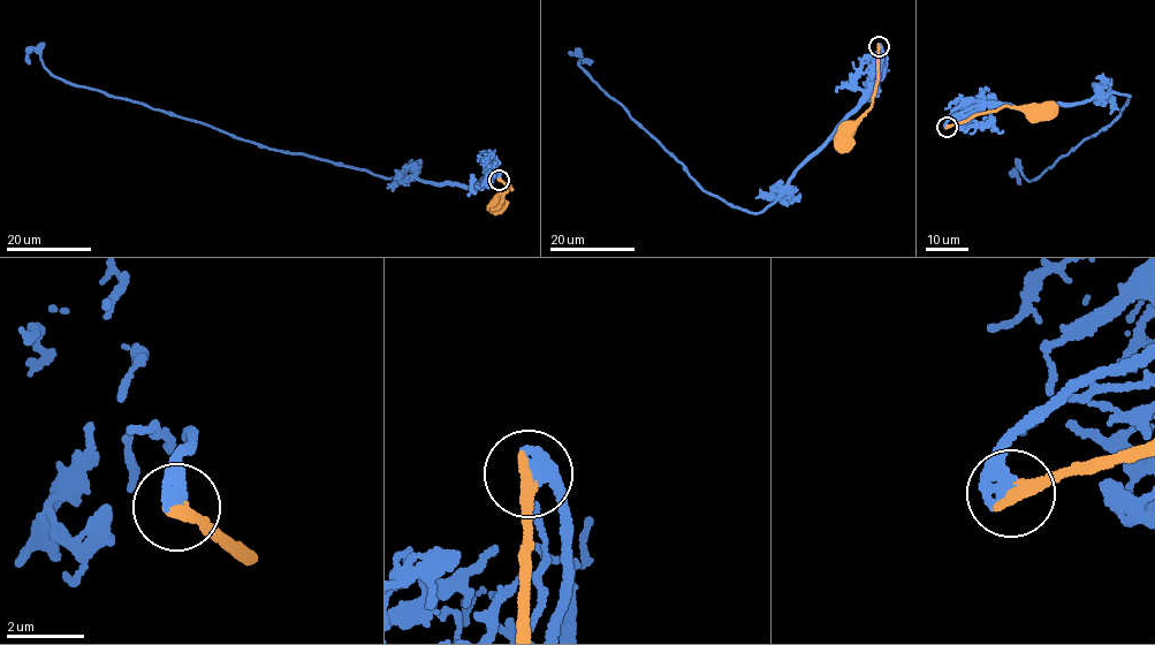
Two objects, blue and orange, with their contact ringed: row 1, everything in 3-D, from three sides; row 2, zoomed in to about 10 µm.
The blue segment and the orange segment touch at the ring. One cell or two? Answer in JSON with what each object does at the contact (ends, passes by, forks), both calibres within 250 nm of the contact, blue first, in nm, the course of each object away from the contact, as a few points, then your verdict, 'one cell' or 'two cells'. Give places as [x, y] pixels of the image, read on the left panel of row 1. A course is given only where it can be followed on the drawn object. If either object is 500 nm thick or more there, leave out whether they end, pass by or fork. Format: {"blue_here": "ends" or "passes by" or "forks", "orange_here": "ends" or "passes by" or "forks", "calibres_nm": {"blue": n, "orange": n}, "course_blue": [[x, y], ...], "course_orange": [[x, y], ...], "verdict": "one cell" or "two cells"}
{"blue_here": "ends", "orange_here": "ends", "calibres_nm": {"blue": 320, "orange": 320}, "course_blue": [[500, 179], [489, 171], [472, 187], [384, 179], [69, 83], [33, 48], [28, 63]], "course_orange": [[500, 180], [513, 189], [495, 204]], "verdict": "one cell"}

